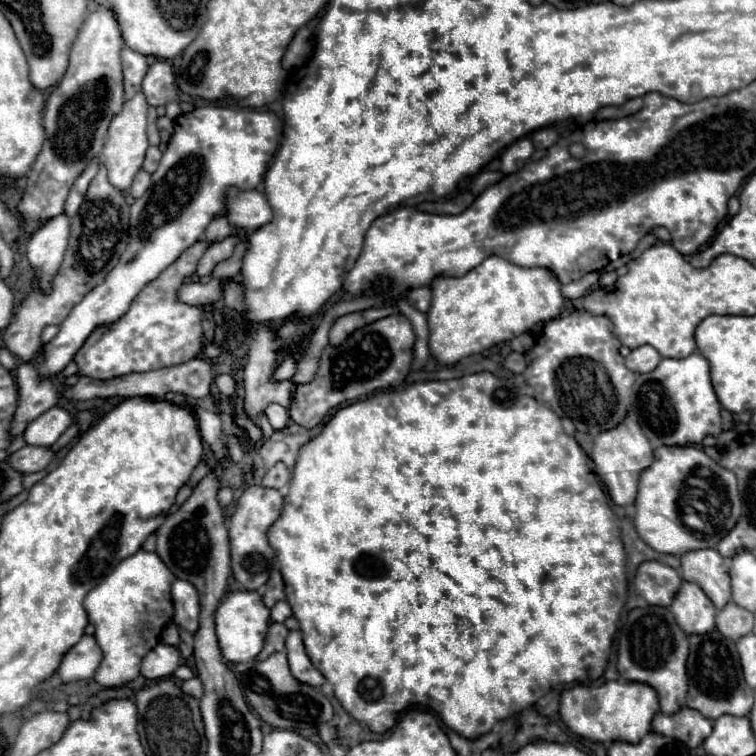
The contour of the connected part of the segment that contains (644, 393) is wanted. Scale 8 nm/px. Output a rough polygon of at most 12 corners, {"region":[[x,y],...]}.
{"region":[[700,353],[638,375],[638,421],[652,447],[722,433]]}

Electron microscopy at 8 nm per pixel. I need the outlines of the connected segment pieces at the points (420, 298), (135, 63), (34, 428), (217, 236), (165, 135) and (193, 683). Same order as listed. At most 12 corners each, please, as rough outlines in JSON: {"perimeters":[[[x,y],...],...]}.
{"perimeters":[[[428,287],[408,291],[406,301],[426,313],[430,307]],[[122,49],[124,95],[142,89],[148,61],[132,49]],[[52,407],[28,423],[24,441],[50,447],[70,425],[72,415]],[[216,217],[204,233],[204,239],[218,243],[232,235],[226,217]],[[158,119],[158,131],[164,143],[172,137],[172,119]],[[198,677],[182,683],[182,691],[194,697],[202,695],[202,683]]]}

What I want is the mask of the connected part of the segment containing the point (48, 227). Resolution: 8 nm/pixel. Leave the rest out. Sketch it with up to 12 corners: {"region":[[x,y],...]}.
{"region":[[66,213],[42,223],[26,257],[44,291],[62,263],[70,233]]}

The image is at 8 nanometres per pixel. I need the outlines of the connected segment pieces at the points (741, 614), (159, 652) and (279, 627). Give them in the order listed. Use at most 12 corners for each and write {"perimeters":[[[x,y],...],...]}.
{"perimeters":[[[728,603],[716,615],[726,639],[752,633],[754,613]],[[158,643],[142,659],[146,679],[170,677],[180,651]],[[270,623],[266,647],[256,661],[284,649],[286,625]]]}

